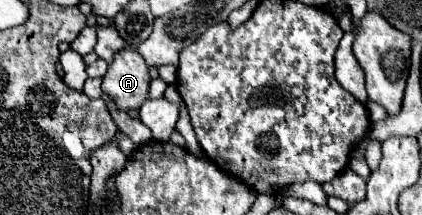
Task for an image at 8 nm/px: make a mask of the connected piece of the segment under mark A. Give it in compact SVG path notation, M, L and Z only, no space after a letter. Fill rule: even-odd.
M125 48L115 54L103 78L103 92L117 104L117 110L135 112L149 98L149 72L145 60L135 48Z

